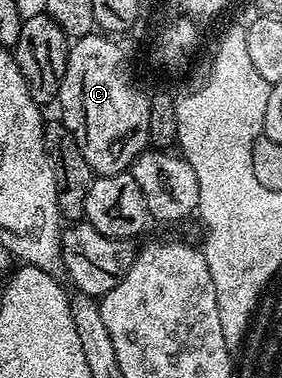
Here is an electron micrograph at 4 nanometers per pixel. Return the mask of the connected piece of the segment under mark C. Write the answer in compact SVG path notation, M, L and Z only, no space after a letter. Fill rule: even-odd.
M106 35L77 38L70 46L64 79L56 98L56 105L62 108L62 124L72 131L91 174L99 177L127 172L150 145L151 98L134 86L126 53L114 41L117 40Z

